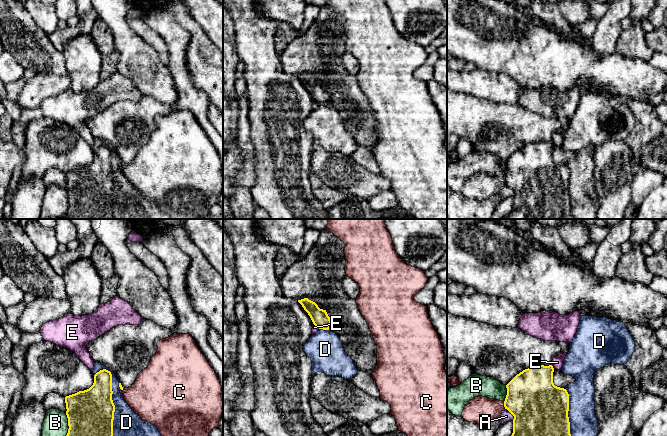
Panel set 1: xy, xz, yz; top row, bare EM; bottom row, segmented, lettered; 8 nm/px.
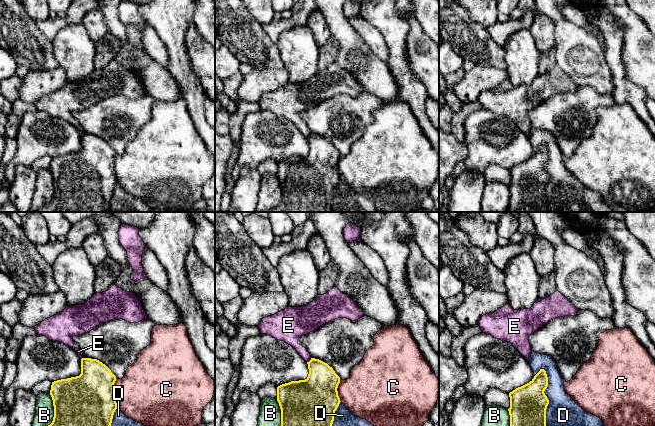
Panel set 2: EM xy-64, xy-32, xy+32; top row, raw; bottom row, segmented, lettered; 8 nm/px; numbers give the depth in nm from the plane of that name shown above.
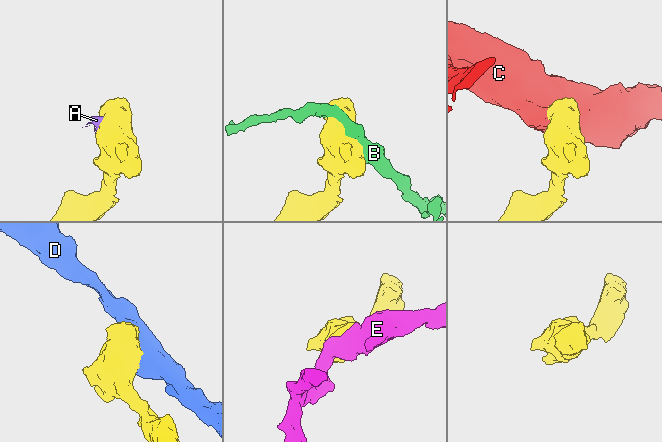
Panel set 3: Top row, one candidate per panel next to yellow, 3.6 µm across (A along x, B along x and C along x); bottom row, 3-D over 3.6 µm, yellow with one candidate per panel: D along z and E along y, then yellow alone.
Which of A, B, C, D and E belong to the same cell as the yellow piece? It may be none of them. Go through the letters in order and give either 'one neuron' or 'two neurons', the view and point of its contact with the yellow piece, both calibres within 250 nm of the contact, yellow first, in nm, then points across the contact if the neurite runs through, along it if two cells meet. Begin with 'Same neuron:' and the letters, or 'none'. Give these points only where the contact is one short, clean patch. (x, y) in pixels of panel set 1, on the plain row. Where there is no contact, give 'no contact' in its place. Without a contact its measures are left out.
Same neuron: none
A: two neurons; meets yellow in yz at (511, 189); 440 nm thick on the yellow side, 90 nm on the other; border along yz (504, 184), (513, 192), (513, 196)
B: two neurons; meets yellow in yz at (507, 170); 420 nm thick on the yellow side, 170 nm on the other
C: two neurons; meets yellow in yz at (504, 181); 420 nm thick on the yellow side, 220 nm on the other
D: two neurons; meets yellow in xy at (113, 180); 380 nm thick on the yellow side, 280 nm on the other
E: two neurons; meets yellow in yz at (552, 142); 360 nm thick on the yellow side, 90 nm on the other; border along yz (551, 140), (554, 144)

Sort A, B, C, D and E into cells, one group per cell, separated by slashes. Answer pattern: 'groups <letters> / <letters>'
groups A C / B / D / E

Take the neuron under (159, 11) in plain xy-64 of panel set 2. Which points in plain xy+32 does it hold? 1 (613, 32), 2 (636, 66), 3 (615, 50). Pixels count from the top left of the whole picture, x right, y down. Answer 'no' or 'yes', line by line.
1: yes
2: no
3: yes

